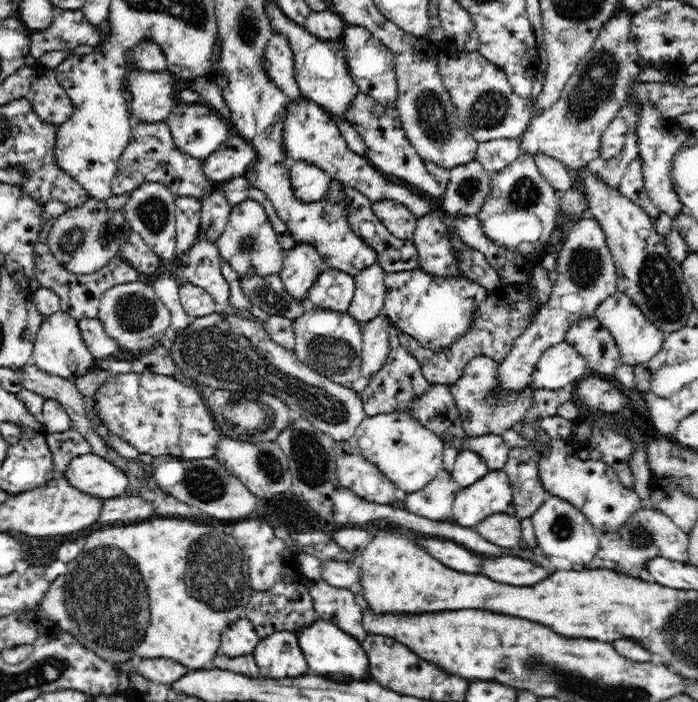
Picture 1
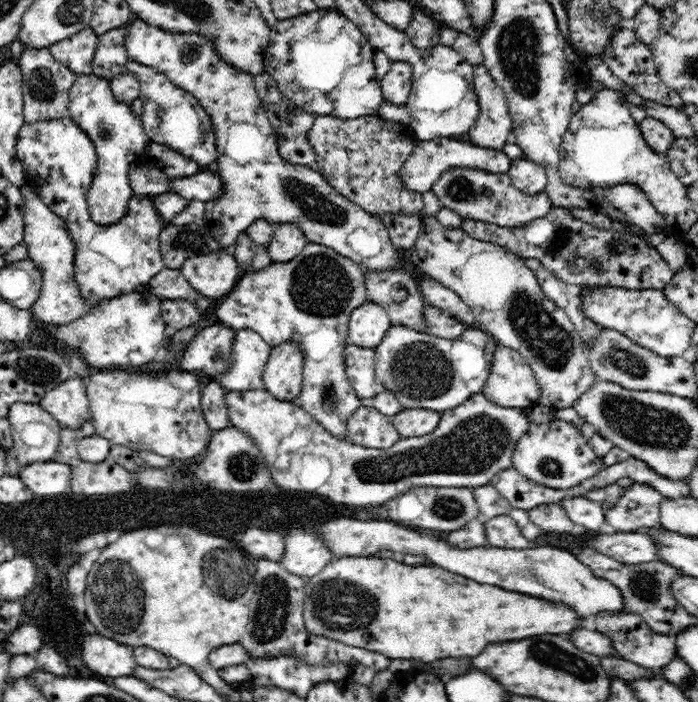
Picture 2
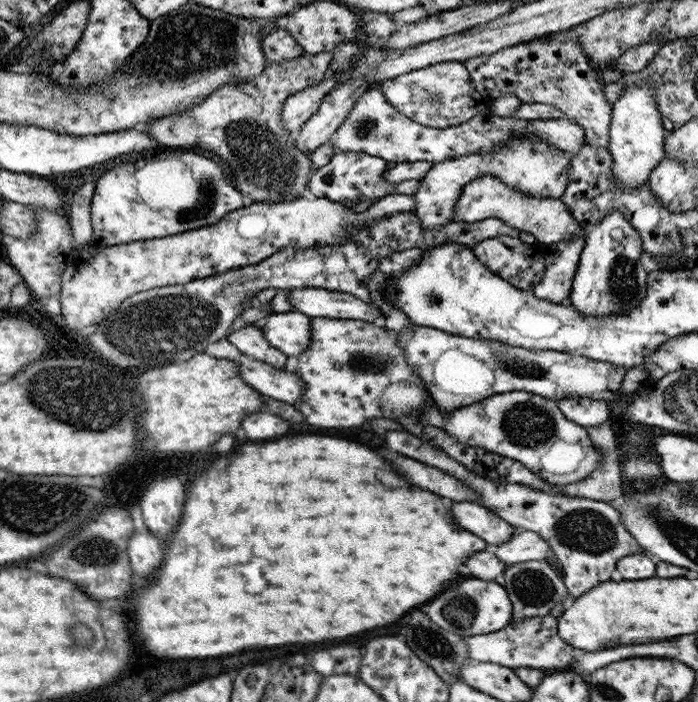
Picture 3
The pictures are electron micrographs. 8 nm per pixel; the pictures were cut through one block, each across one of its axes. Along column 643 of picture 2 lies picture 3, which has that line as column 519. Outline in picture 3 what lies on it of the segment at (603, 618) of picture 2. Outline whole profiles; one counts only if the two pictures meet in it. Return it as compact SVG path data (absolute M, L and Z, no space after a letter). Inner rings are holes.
M546 614L538 618L513 620L505 628L485 635L463 637L469 659L477 662L492 662L502 666L532 667L547 672L571 670L571 660L576 650L557 631L557 617Z

